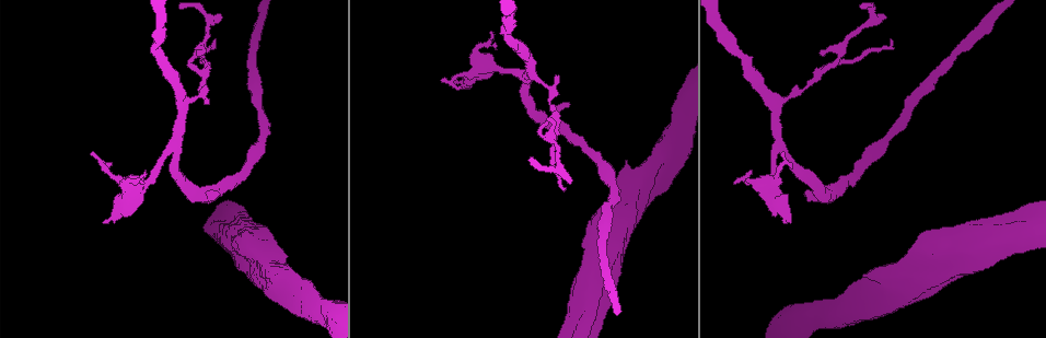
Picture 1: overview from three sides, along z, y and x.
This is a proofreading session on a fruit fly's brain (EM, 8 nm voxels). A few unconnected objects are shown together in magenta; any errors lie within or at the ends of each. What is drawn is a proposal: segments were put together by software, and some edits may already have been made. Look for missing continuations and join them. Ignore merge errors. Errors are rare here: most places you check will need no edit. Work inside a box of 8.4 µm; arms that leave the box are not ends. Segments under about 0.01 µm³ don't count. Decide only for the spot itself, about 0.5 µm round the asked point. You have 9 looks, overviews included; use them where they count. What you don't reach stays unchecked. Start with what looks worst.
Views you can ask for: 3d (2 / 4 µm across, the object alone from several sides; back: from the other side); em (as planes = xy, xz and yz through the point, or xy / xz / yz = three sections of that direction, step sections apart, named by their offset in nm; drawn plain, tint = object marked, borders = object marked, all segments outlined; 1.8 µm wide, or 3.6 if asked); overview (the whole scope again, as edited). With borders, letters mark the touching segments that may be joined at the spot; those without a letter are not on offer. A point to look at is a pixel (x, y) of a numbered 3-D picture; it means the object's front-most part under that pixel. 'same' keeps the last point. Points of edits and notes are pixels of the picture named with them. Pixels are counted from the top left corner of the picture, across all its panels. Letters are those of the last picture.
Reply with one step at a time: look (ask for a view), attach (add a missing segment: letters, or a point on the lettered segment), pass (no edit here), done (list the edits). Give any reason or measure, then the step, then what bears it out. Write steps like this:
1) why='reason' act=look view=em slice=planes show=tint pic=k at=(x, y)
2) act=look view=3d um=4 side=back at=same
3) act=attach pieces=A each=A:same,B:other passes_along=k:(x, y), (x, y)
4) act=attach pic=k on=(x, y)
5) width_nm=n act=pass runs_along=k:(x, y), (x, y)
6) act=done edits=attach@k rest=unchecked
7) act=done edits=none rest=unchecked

why='branch stops here' act=look view=3d um=4 pic=1 at=(456, 83)

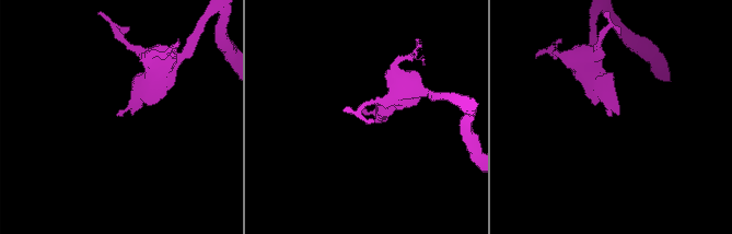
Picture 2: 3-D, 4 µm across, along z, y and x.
act=look view=em slice=xz step=8 show=borders pic=2 at=(363, 114)

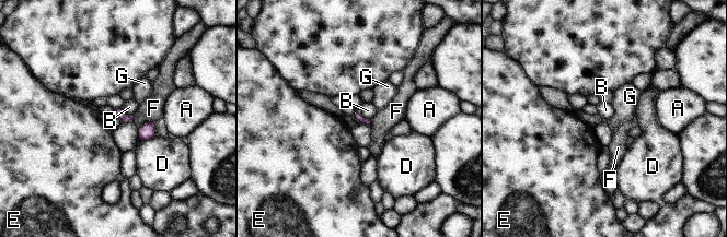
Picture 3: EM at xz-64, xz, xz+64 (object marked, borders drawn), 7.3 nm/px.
longest_contact=F:190nm act=pass each=A:other,B:other,D:other,E:other,F:other,G:other border=3:(356, 110), (361, 116), (370, 119) found='no lettered segment goes on from it'

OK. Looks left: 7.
why='tapers out' act=look view=3d um=2 side=back pic=1 at=(444, 80)

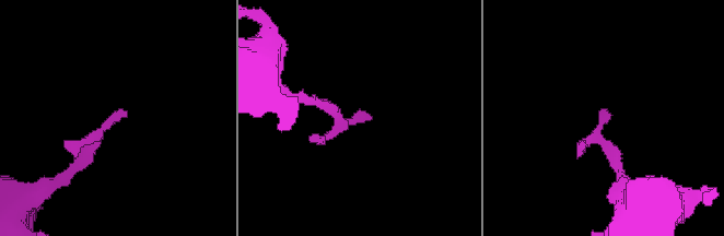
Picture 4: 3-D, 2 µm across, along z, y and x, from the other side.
why='shape alone is not enough' act=look view=em slice=planes show=borders pic=4 at=(121, 109)

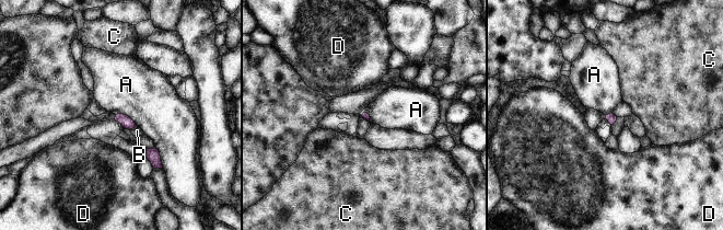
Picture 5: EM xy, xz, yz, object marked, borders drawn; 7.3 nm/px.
act=pass each=A:other,B:other,C:other,D:other border=5:(116, 114), (126, 114), (137, 125) found='none of them fits'

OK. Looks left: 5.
why='thin end' act=look view=em slice=planes show=borders pic=1 at=(142, 182)

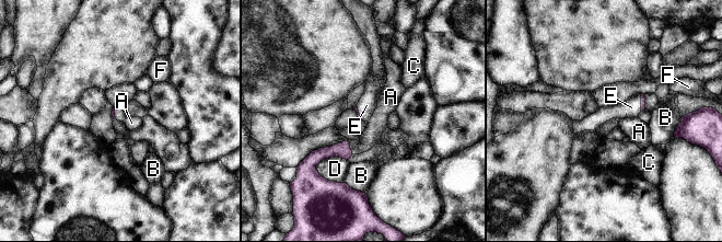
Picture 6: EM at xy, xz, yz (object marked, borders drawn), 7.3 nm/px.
act=attach pieces=E each=A:other,B:other,C:other,D:other,E:same,F:other found='the cell continues'

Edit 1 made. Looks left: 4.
why='free end' act=look view=em slice=xz step=8 show=borders pic=1 at=(804, 194)

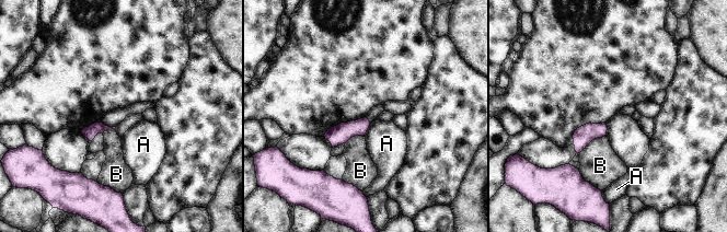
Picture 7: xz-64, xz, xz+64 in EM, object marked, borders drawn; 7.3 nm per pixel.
act=pass each=A:other,B:other border=7:(370, 123), (364, 135) found='none of them fits'

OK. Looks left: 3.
act=done edits=attach@6 rest=unchecked

